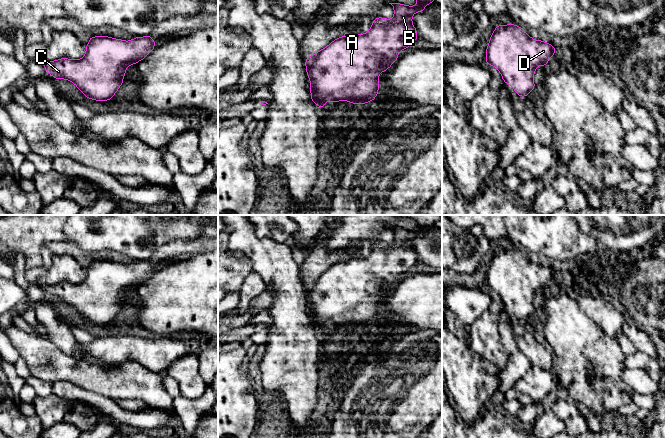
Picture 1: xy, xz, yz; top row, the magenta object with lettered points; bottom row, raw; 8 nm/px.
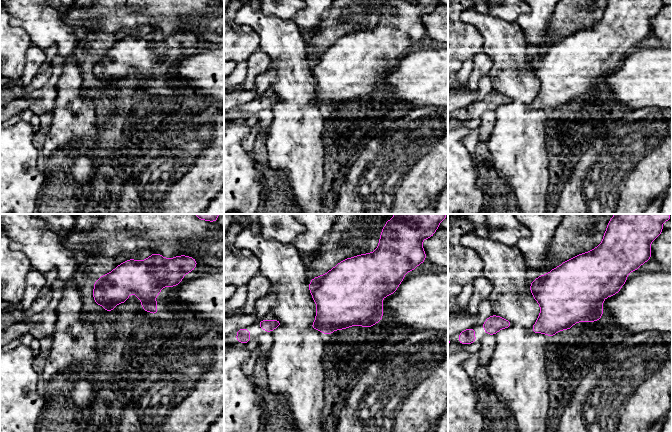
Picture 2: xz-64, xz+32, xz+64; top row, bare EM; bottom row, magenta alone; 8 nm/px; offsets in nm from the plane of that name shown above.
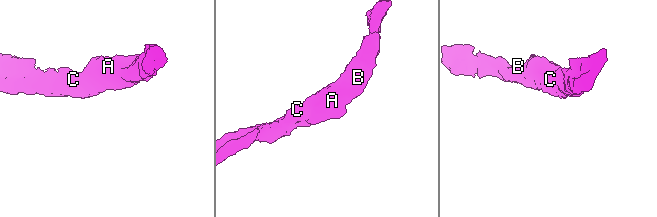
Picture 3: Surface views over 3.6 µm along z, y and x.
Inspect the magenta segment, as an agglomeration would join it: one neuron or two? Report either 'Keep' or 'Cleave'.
Keep

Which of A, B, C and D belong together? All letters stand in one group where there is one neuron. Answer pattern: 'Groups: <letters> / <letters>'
Groups: A B C D

